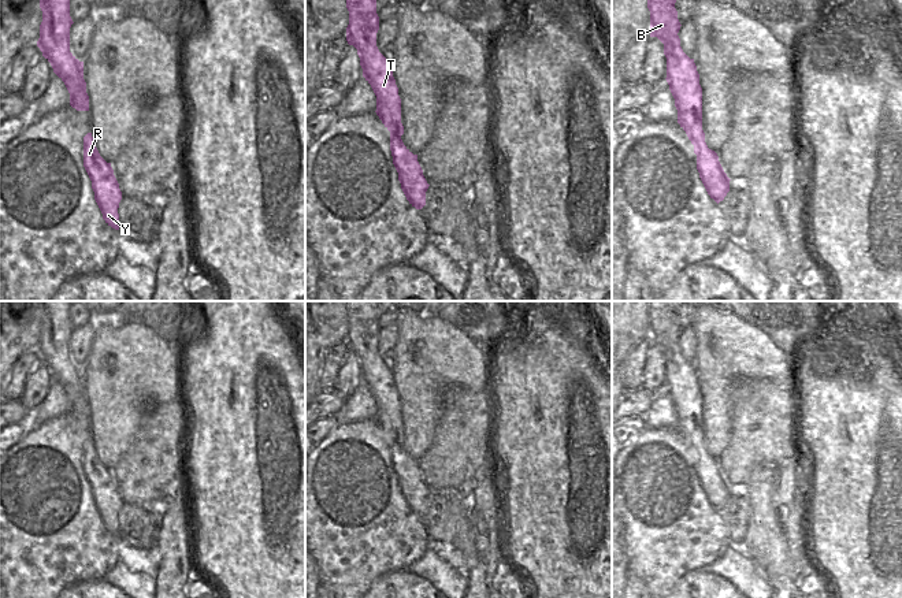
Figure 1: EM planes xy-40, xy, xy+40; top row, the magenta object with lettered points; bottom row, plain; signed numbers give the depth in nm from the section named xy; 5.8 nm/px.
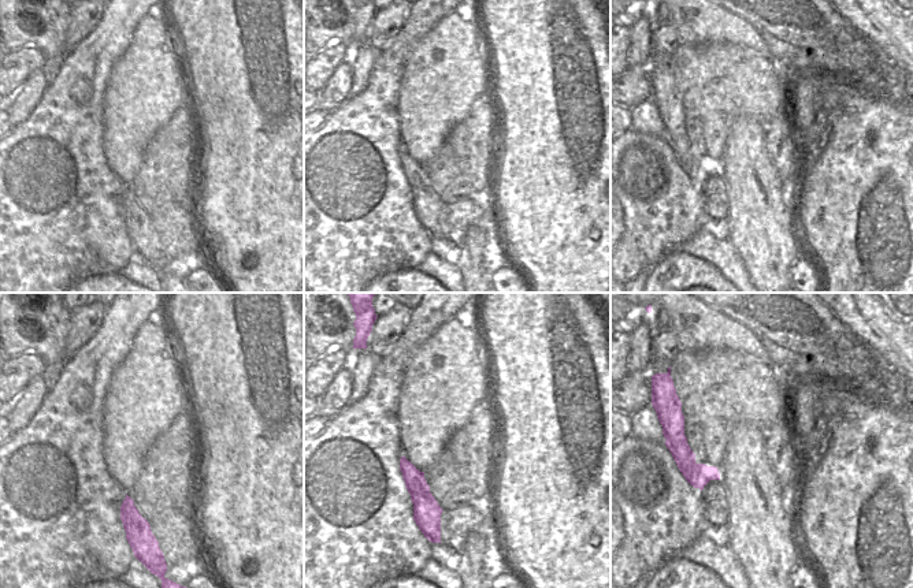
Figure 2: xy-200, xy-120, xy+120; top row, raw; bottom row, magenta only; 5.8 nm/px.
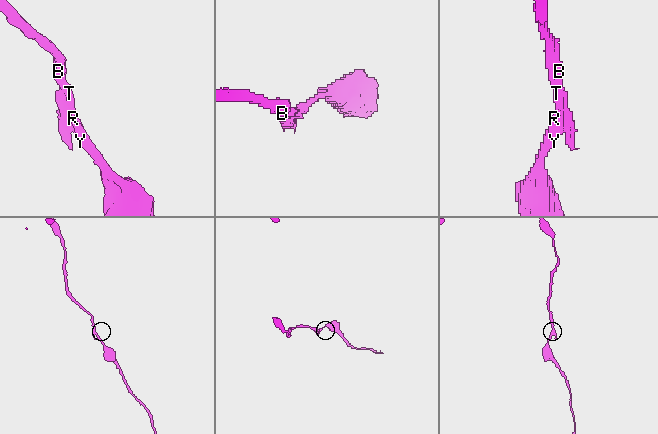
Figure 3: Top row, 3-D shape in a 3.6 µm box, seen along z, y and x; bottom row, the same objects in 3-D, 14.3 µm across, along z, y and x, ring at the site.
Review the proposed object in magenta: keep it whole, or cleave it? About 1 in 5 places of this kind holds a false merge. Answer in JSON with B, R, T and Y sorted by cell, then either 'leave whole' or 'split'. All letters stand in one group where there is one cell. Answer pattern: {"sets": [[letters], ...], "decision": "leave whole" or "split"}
{"sets": [["B", "R", "T", "Y"]], "decision": "leave whole"}

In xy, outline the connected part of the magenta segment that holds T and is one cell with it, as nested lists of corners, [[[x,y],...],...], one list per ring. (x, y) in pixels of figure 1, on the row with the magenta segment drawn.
[[[346,0],[346,8],[349,11],[346,41],[357,49],[363,77],[376,96],[375,112],[390,131],[390,151],[401,189],[409,204],[422,209],[426,205],[426,192],[430,185],[423,175],[417,155],[413,155],[401,140],[404,126],[398,88],[390,59],[386,59],[376,47],[379,30],[376,0]]]

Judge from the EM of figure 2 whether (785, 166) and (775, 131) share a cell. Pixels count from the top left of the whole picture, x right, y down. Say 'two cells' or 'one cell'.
one cell

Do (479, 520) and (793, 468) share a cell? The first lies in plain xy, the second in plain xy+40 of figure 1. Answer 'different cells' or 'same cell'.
same cell

